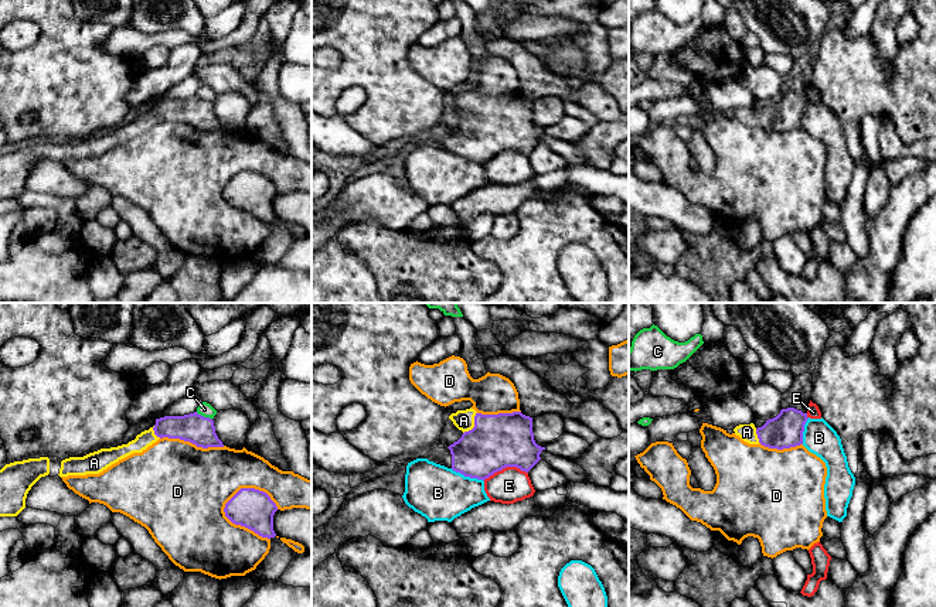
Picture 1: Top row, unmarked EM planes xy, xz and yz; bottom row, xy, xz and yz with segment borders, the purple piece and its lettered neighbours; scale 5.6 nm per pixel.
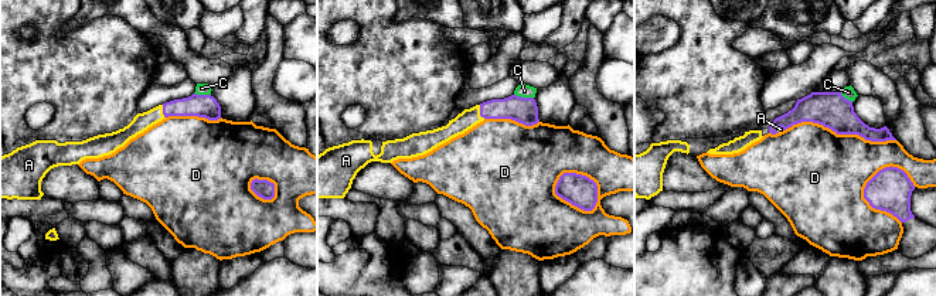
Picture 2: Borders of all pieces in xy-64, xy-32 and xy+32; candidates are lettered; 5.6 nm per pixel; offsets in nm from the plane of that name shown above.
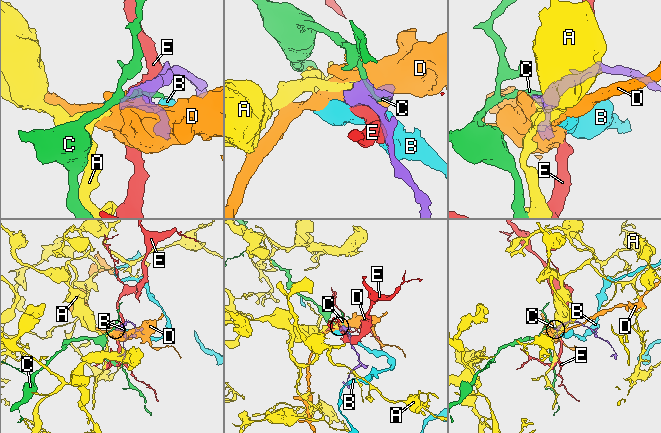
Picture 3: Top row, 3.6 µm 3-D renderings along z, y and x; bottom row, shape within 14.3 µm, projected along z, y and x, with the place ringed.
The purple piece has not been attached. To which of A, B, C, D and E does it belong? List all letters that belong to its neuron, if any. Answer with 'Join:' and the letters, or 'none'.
Join: A

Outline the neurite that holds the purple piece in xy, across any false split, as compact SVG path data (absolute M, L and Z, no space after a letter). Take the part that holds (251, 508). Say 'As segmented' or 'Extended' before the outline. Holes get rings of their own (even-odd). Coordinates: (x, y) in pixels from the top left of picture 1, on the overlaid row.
As segmented. M241 488L224 508L225 516L262 538L275 538L273 515L278 511L270 497L255 488Z

